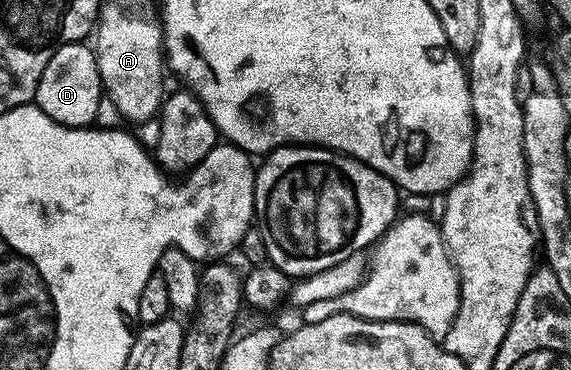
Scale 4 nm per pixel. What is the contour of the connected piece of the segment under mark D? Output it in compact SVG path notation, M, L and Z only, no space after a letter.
M88 43L68 44L47 62L47 70L39 78L35 103L55 122L68 128L87 128L97 119L99 102L103 99L101 75L97 65L97 53Z

